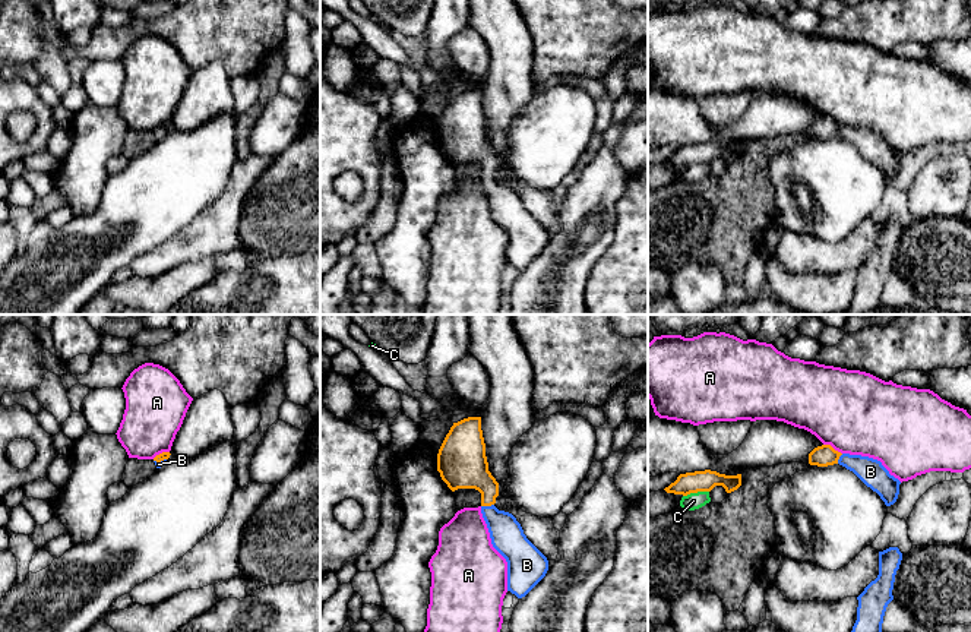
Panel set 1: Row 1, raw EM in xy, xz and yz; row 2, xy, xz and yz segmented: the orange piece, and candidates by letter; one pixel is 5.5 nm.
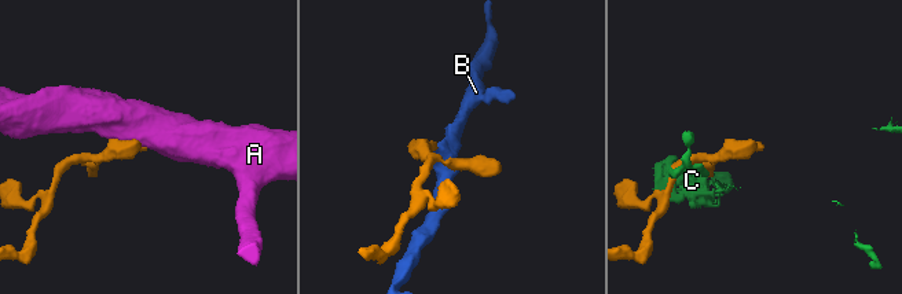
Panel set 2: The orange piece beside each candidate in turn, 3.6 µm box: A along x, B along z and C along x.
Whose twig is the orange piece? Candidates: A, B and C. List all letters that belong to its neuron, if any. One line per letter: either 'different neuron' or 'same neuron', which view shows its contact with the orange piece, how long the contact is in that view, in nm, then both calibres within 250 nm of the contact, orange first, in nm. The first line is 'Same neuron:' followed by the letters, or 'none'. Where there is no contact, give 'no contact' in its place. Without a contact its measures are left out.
Same neuron: B
A: different neuron | yz | 120 nm | 120/460 nm
B: same neuron | xz | 70 nm | 240/180 nm
C: different neuron | yz | 150 nm | 120/90 nm

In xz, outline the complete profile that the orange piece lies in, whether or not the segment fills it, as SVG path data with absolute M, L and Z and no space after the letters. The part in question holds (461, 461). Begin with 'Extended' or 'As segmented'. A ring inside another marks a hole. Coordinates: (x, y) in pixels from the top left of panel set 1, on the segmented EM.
Extended. M481 417L453 423L439 449L437 471L452 492L475 489L481 493L491 544L507 562L507 591L525 597L545 576L548 560L526 538L516 518L494 506L499 483L488 471Z

